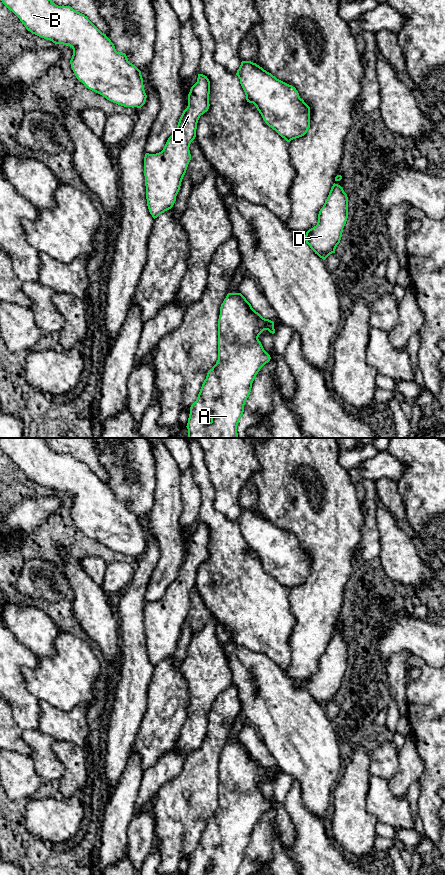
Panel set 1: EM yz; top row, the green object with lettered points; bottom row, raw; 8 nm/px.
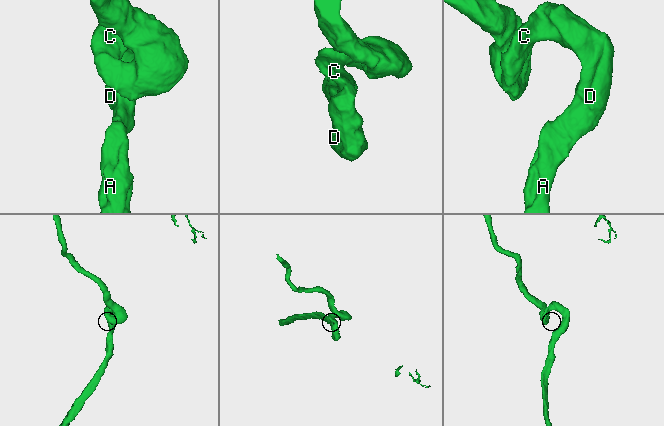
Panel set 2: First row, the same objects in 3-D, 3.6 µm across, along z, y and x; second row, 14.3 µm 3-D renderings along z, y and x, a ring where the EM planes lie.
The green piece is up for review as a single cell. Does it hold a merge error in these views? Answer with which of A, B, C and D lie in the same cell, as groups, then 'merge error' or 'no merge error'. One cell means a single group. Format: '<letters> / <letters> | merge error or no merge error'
A B C D | no merge error

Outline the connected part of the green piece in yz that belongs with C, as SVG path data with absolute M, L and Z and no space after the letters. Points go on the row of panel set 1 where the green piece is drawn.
M198 74L197 82L188 94L188 106L179 119L176 131L168 138L161 152L145 154L146 199L154 219L171 209L176 201L191 160L189 147L196 137L198 120L210 106L209 94L209 79Z

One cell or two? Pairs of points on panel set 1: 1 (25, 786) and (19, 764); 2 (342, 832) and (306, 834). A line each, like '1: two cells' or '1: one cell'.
1: one cell
2: two cells

